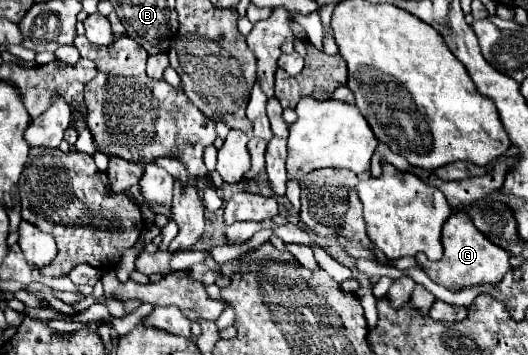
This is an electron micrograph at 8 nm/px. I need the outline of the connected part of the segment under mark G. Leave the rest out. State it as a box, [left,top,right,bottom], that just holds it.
[418,212,512,290]

